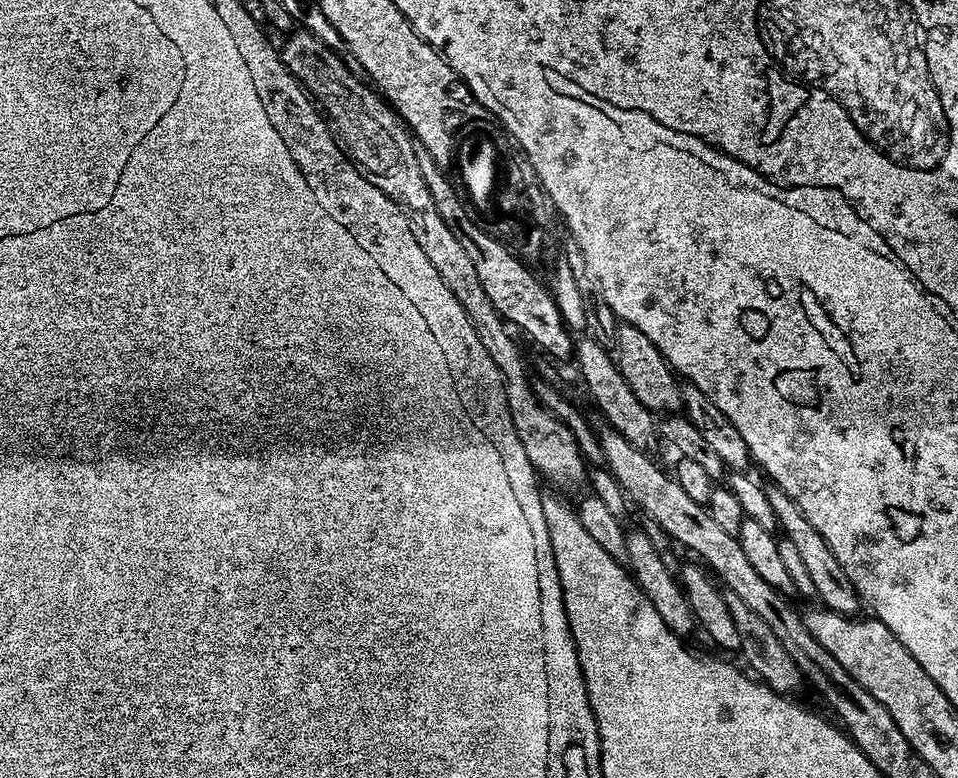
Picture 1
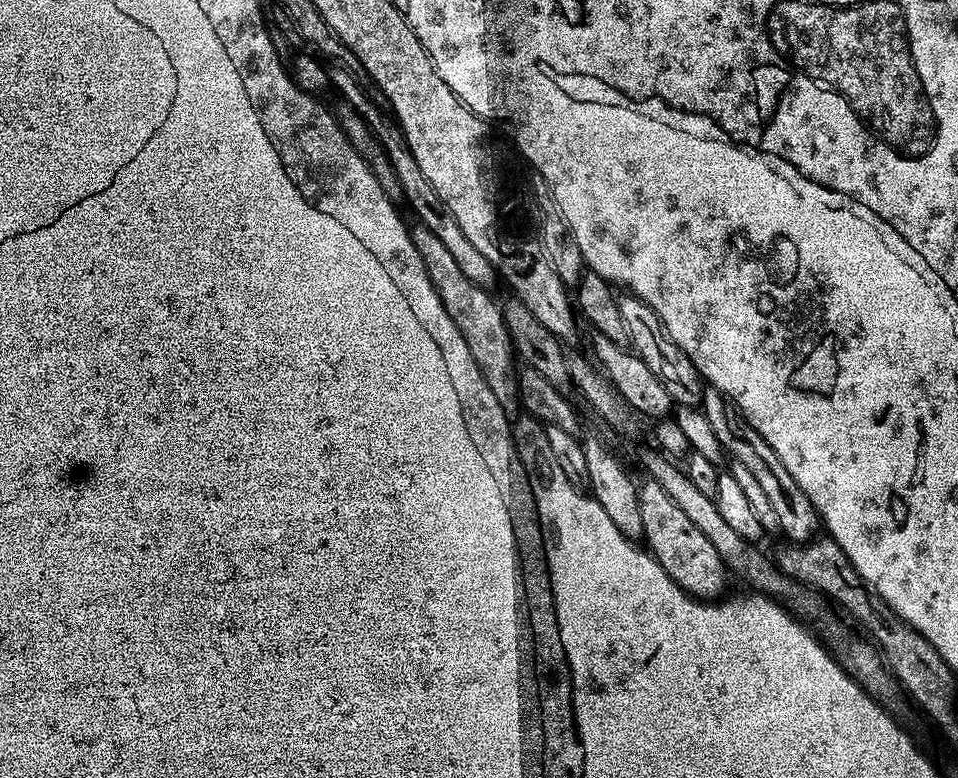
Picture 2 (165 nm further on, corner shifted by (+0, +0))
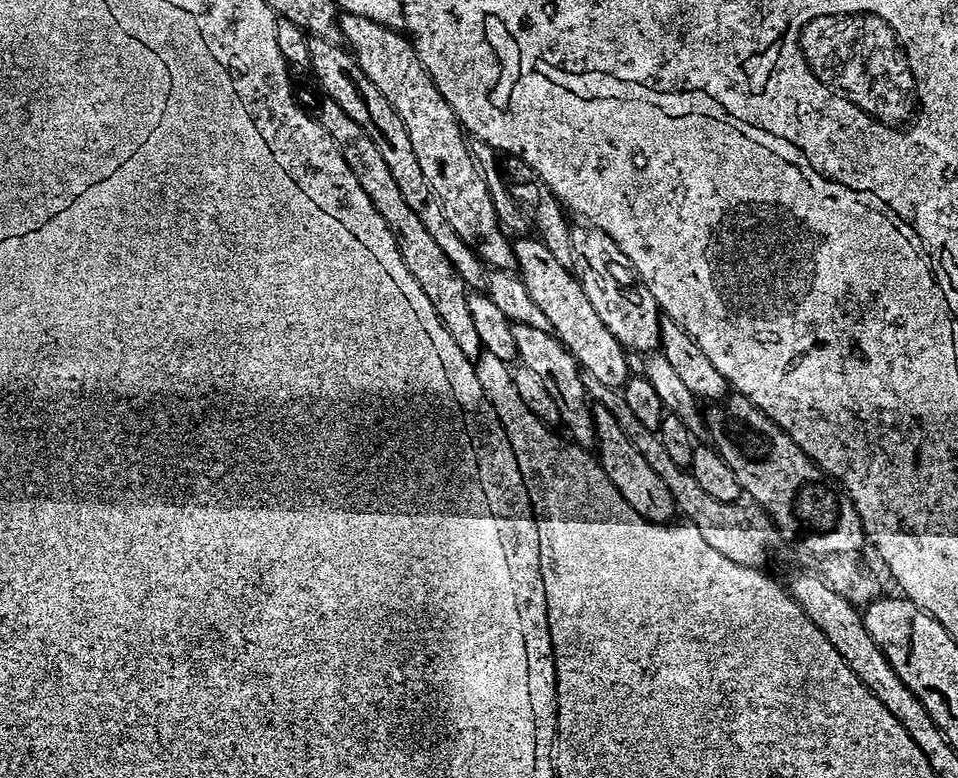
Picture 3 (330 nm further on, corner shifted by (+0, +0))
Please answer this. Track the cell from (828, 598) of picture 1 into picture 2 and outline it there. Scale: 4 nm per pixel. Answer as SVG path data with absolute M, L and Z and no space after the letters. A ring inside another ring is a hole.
M708 386L704 390L702 411L725 453L732 460L742 462L767 495L767 500L778 517L778 528L782 535L784 534L785 541L806 544L810 540L817 539L822 525L814 502L806 498L806 490L798 486L794 474L786 470L782 458L778 458L778 454L774 454L774 449L770 447L770 442L766 442L766 438L762 438L762 434L758 434L758 430L750 426L750 422L741 414L739 406L729 396L723 396L718 389Z

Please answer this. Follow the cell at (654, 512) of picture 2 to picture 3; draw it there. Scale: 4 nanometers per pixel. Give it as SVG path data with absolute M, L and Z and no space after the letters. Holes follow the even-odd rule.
M596 404L592 408L593 426L596 431L596 440L594 445L594 455L598 461L598 466L604 471L604 477L626 498L630 510L634 510L642 518L646 518L655 524L667 524L677 515L676 503L666 490L666 482L654 474L653 468L646 463L646 458L638 454L638 449L634 447L634 442L626 438L622 426L618 426L618 421L606 406Z

